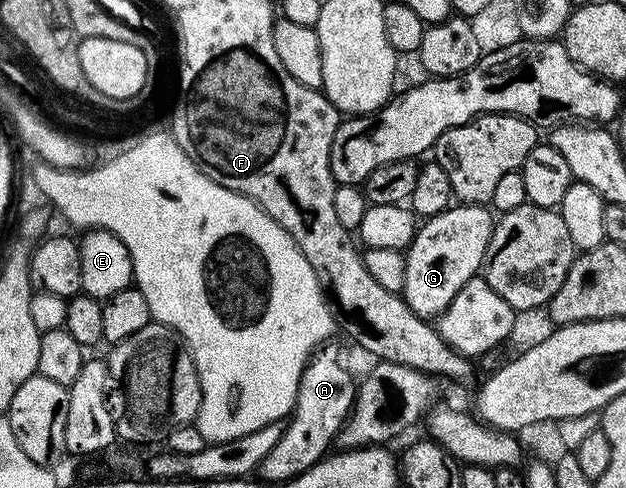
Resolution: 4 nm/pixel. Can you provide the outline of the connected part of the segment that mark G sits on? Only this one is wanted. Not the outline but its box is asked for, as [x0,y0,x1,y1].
[401,204,495,320]

